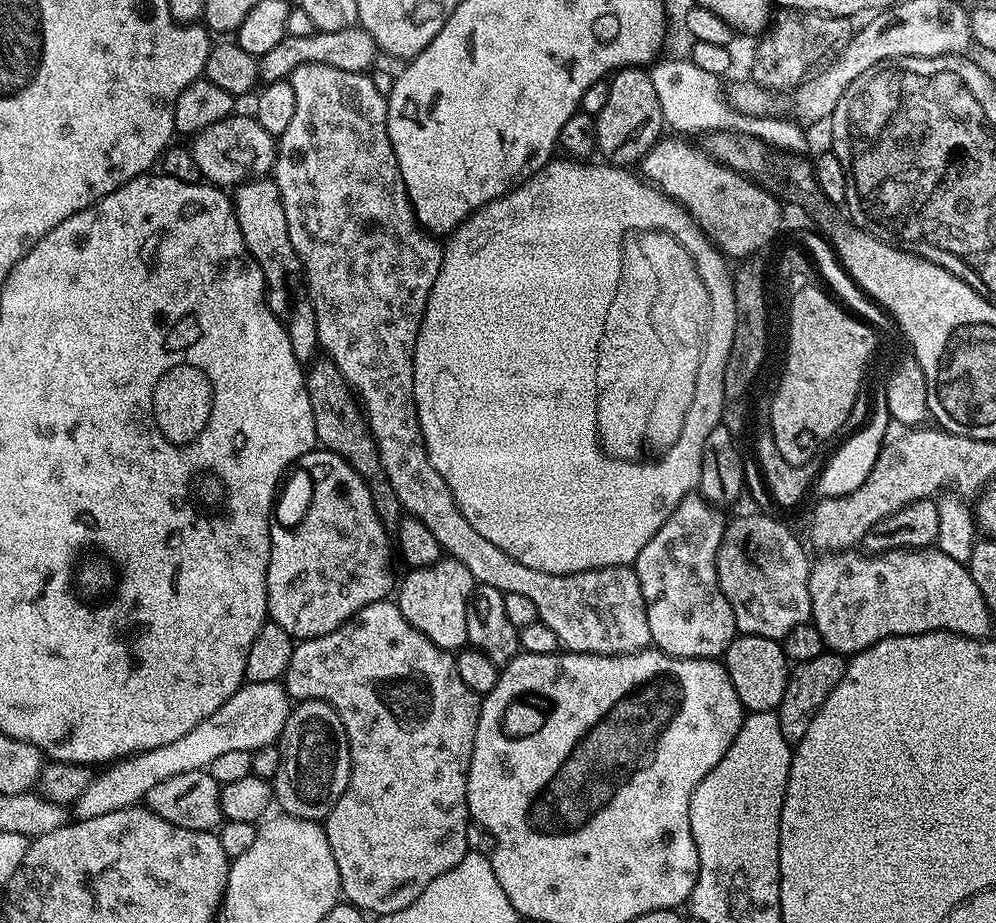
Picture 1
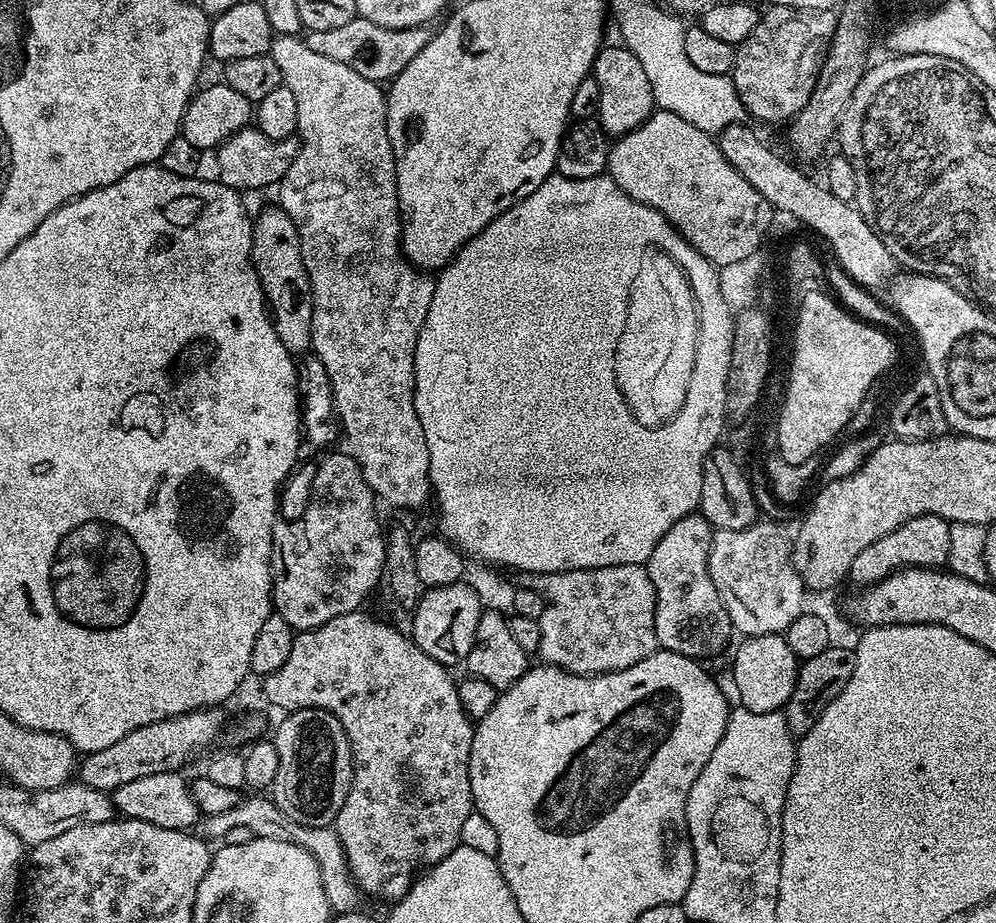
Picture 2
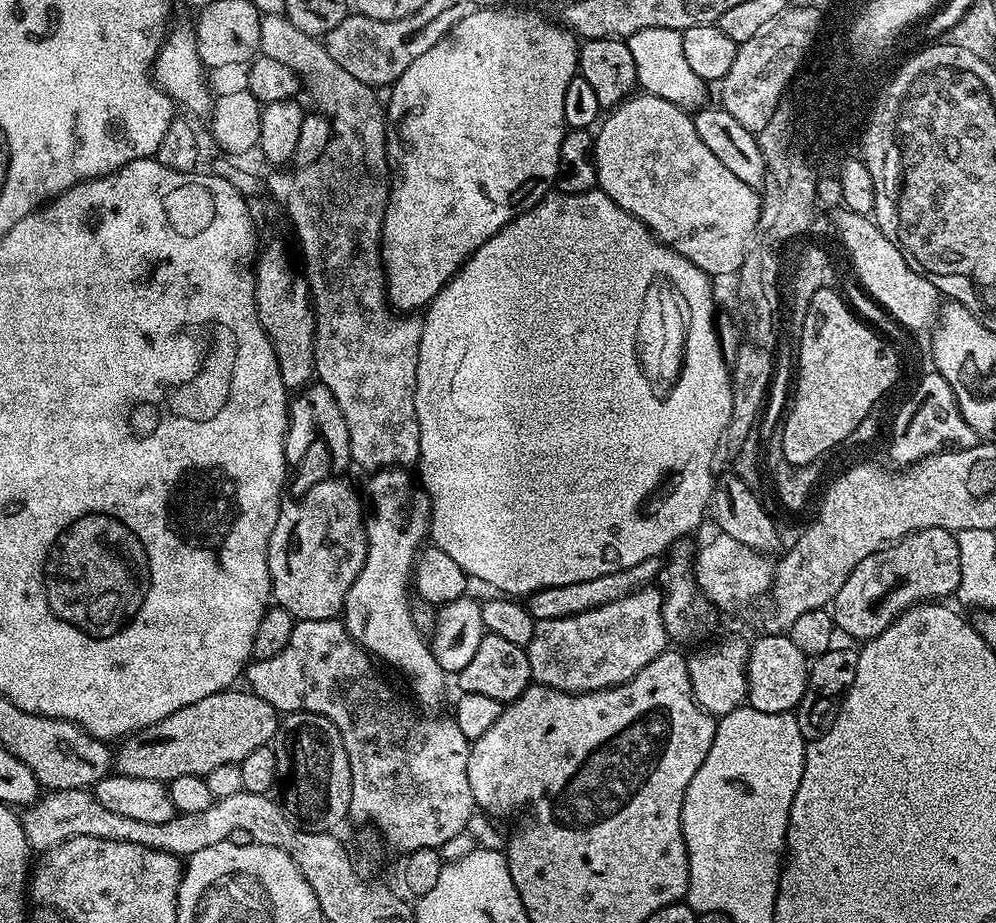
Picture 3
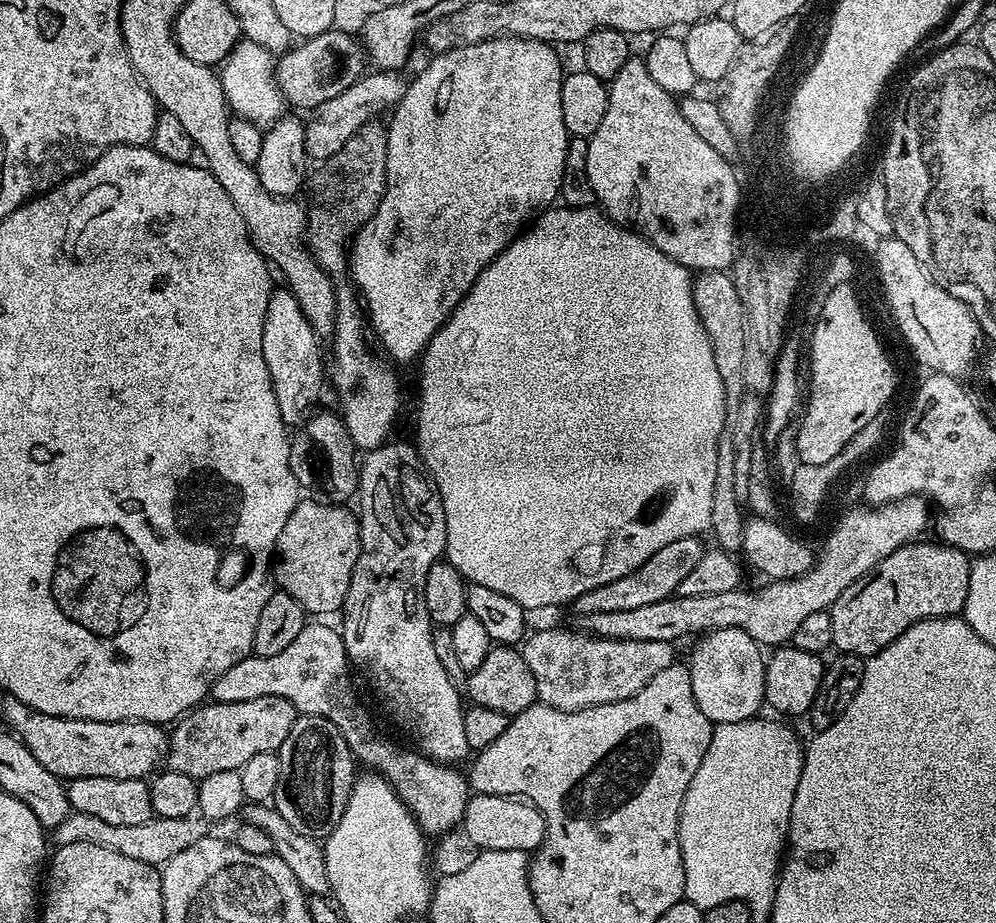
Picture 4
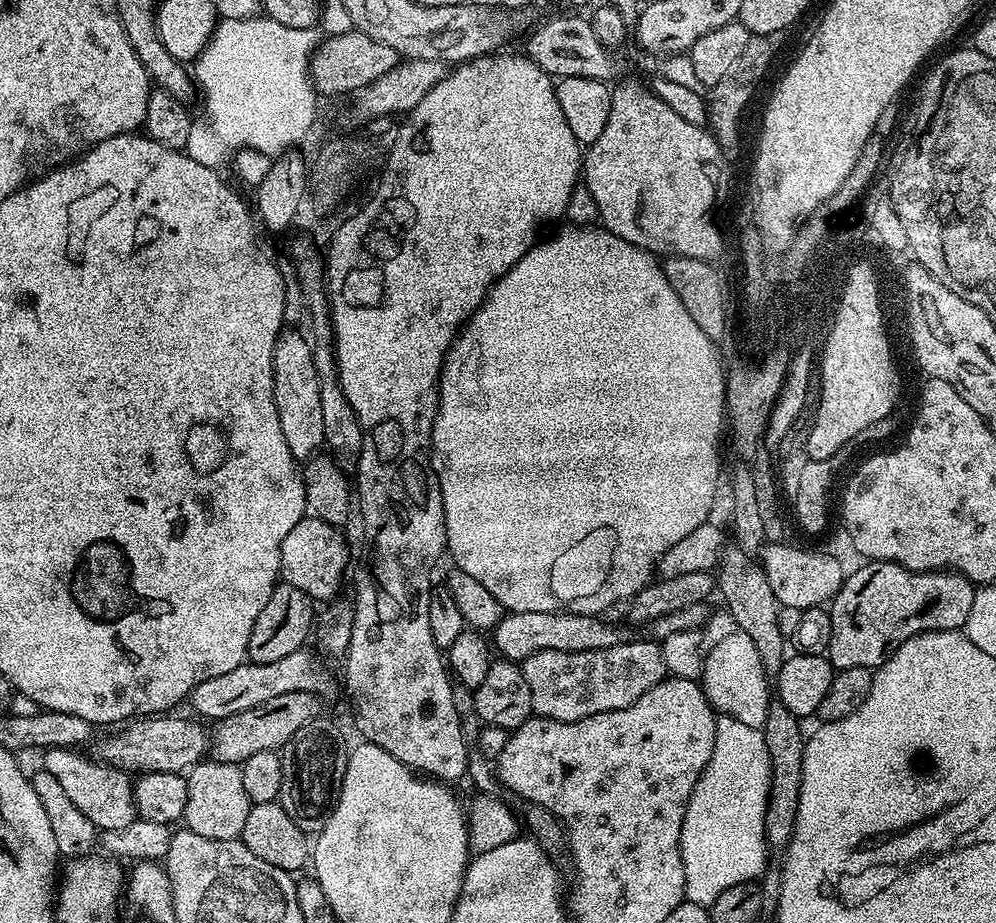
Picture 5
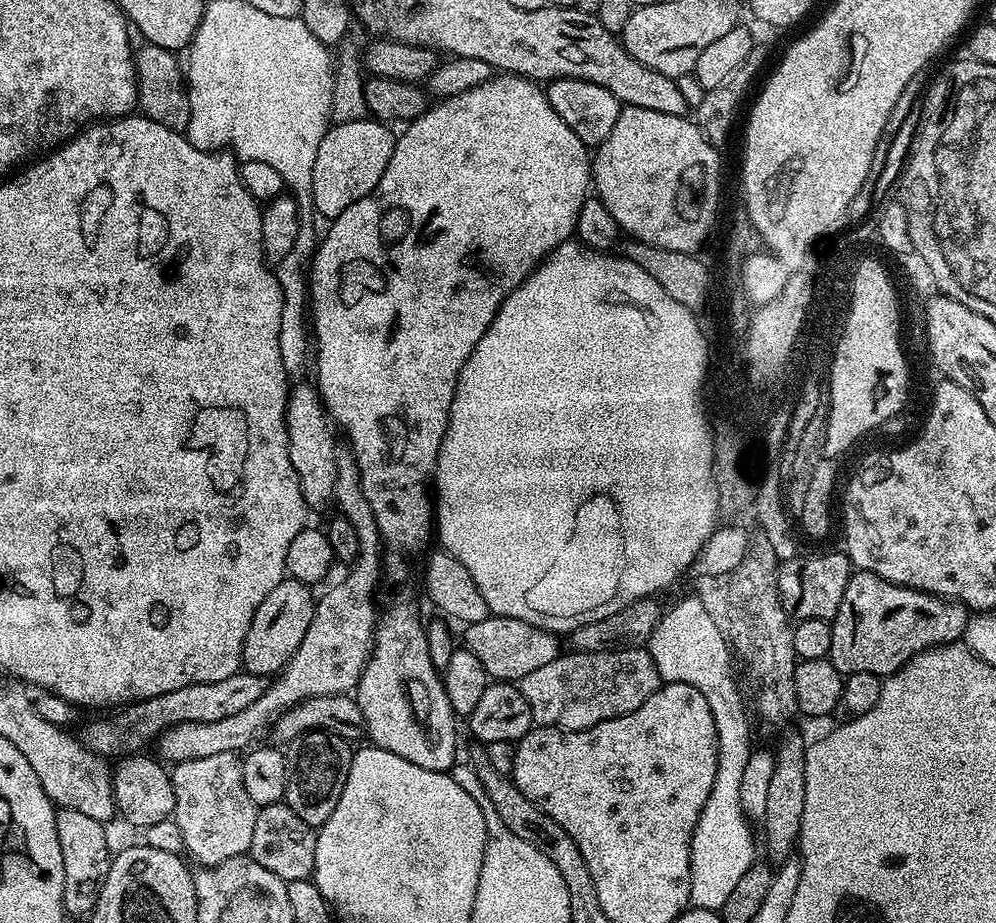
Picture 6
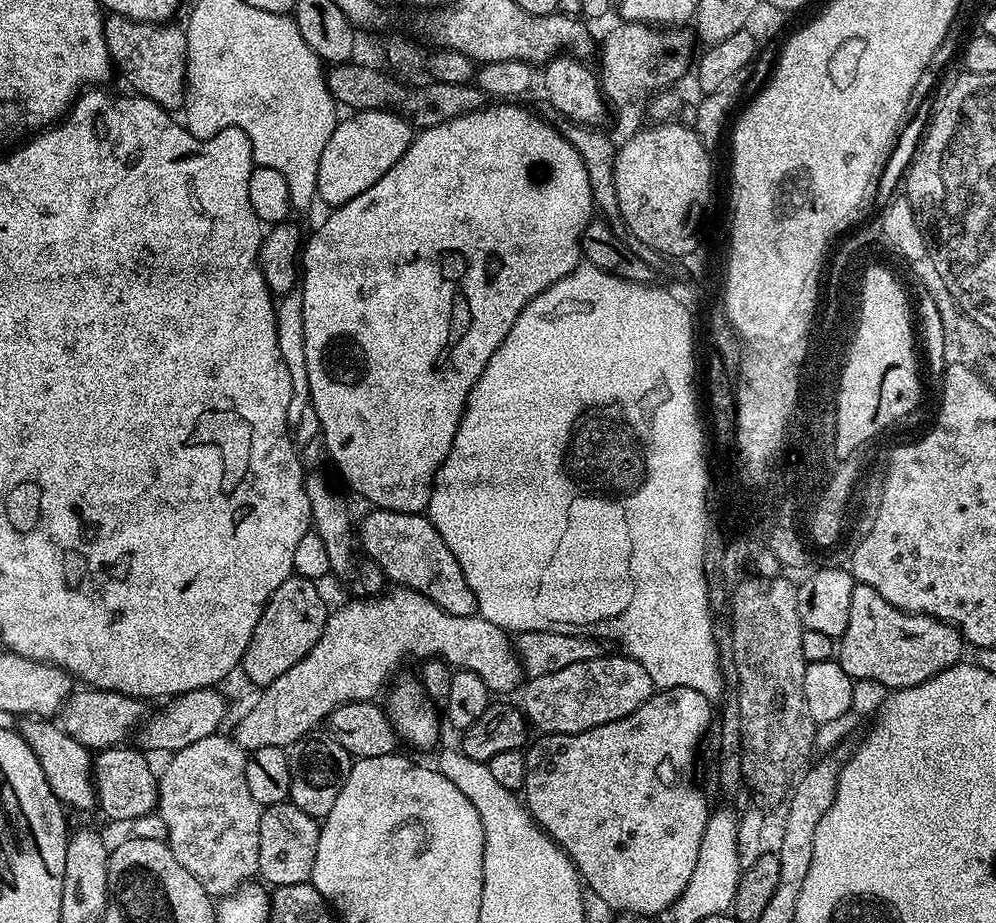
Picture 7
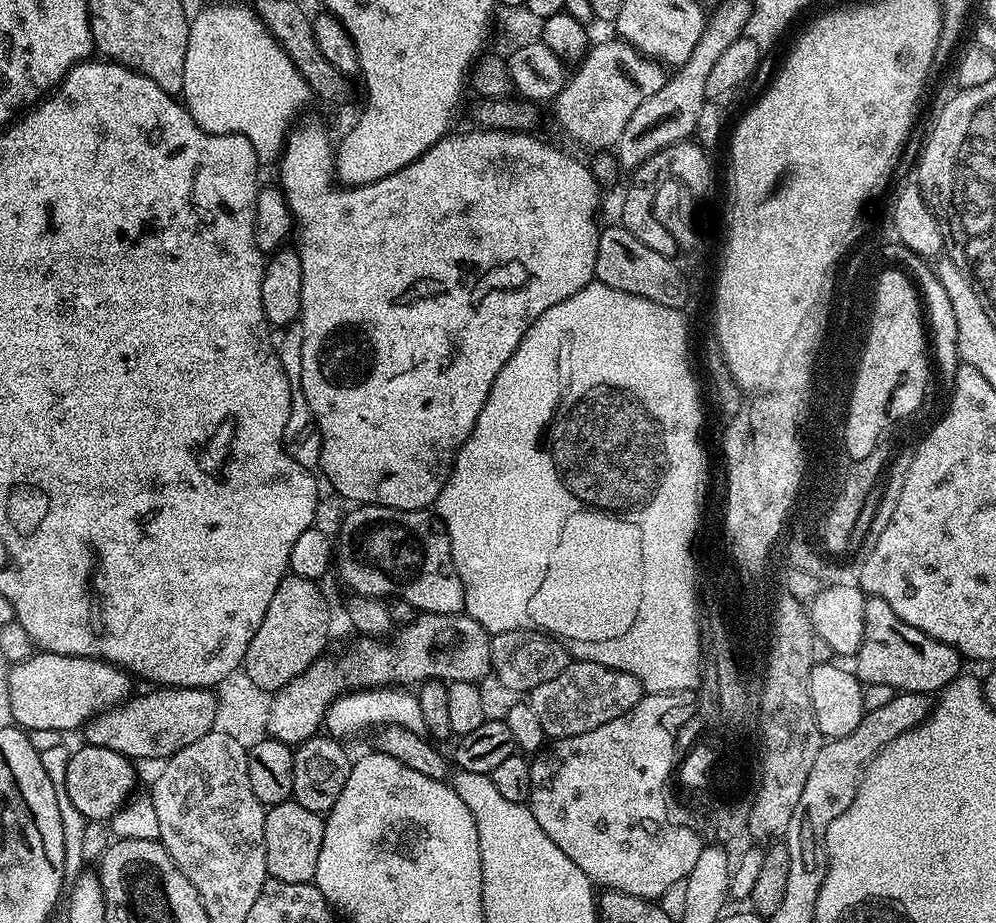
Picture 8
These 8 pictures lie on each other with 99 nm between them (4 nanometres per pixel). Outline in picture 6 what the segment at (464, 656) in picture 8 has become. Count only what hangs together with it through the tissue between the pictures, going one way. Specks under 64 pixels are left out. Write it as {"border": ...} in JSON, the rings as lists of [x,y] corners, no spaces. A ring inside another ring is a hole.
{"border":[[[347,446],[337,447],[334,454],[334,466],[336,467],[336,482],[332,492],[334,504],[335,507],[340,507],[339,515],[346,522],[350,522],[354,534],[358,534],[358,558],[345,571],[348,573],[324,597],[321,595],[317,599],[314,618],[310,622],[310,630],[306,630],[306,638],[302,638],[302,646],[298,646],[298,650],[294,650],[288,665],[265,687],[262,698],[258,698],[258,702],[253,702],[251,706],[246,706],[246,710],[238,710],[238,714],[230,714],[219,722],[184,722],[166,730],[158,738],[158,745],[160,744],[158,756],[161,761],[175,766],[182,762],[190,762],[194,758],[210,758],[210,754],[243,753],[245,750],[251,749],[259,741],[256,739],[263,732],[265,735],[275,724],[277,718],[286,710],[293,708],[294,705],[301,704],[303,700],[310,698],[343,696],[355,689],[368,661],[368,656],[372,652],[372,640],[376,637],[378,619],[378,600],[377,604],[375,600],[376,579],[381,579],[382,576],[382,541],[378,522],[374,518],[374,510],[370,510],[370,501],[367,500],[366,494],[362,490],[362,478],[352,449]],[[489,614],[482,622],[467,625],[465,632],[468,633],[462,640],[463,647],[468,648],[478,662],[482,662],[488,677],[496,682],[519,682],[526,678],[526,674],[538,670],[538,666],[554,662],[554,658],[562,652],[561,637],[557,633],[530,626],[530,622],[522,622],[518,618]]]}

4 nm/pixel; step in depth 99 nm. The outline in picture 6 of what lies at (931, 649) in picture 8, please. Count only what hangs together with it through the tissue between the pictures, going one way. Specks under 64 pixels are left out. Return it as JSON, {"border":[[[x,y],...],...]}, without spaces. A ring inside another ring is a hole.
{"border":[[[856,570],[848,580],[846,594],[842,594],[842,606],[830,621],[832,637],[827,659],[842,674],[869,672],[887,678],[928,648],[963,641],[969,619],[970,610],[959,600],[945,600]]]}

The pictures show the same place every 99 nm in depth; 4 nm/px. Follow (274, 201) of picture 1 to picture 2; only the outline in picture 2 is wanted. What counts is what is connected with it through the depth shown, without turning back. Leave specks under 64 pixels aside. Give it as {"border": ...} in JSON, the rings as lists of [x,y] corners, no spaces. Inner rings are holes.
{"border":[[[273,206],[255,213],[252,222],[252,265],[260,279],[264,302],[282,346],[293,354],[307,353],[312,346],[312,287],[298,242],[298,230],[283,208]]]}

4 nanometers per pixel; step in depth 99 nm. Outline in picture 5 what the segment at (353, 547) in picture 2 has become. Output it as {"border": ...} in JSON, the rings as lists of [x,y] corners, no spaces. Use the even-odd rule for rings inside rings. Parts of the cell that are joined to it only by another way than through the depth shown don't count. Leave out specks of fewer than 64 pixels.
{"border":[[[311,518],[300,520],[298,526],[294,526],[294,530],[290,530],[290,534],[286,534],[280,547],[280,570],[283,583],[298,586],[298,590],[302,590],[302,594],[306,594],[314,602],[331,601],[339,593],[336,591],[339,590],[340,583],[344,580],[344,571],[348,568],[348,544],[344,541],[344,534],[341,529],[330,526],[321,520]]]}

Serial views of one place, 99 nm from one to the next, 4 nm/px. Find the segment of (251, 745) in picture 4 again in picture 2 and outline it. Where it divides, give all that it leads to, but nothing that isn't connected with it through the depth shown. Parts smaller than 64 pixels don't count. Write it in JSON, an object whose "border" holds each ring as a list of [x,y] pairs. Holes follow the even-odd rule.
{"border":[[[220,706],[199,708],[184,716],[150,722],[150,726],[138,726],[138,730],[130,730],[126,738],[118,738],[118,742],[106,746],[106,750],[87,753],[78,764],[79,783],[110,794],[118,790],[118,786],[134,782],[134,778],[183,769],[183,764],[190,763],[199,752],[206,751],[219,738],[224,728],[224,711]]]}

